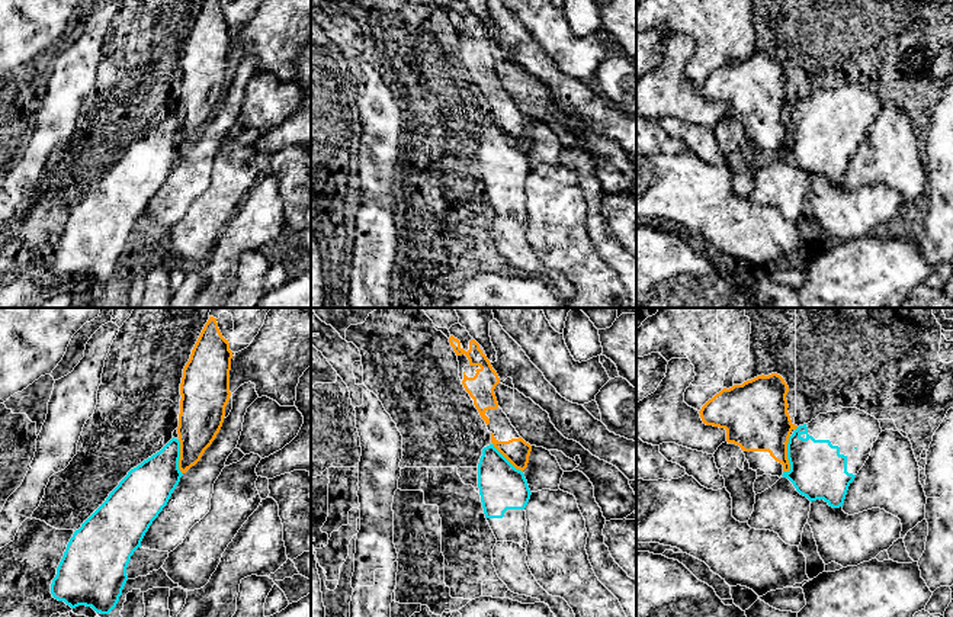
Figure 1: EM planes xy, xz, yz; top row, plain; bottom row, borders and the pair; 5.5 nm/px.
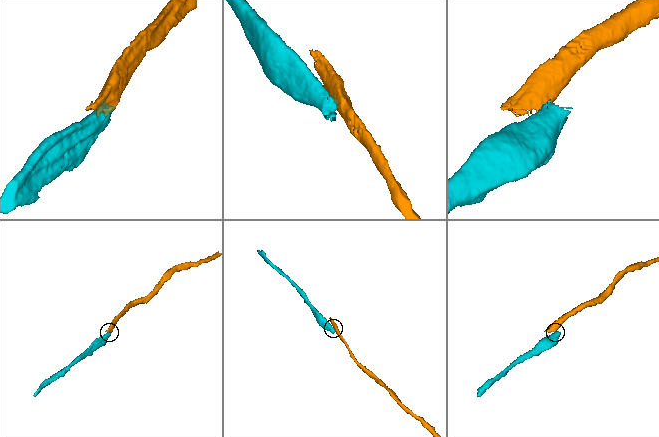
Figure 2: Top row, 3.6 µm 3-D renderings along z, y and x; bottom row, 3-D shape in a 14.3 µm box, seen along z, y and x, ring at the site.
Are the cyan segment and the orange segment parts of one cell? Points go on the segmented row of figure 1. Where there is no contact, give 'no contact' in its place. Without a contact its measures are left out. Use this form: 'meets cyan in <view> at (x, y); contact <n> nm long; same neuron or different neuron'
meets cyan in yz at (788, 456); contact 220 nm long; different neuron

